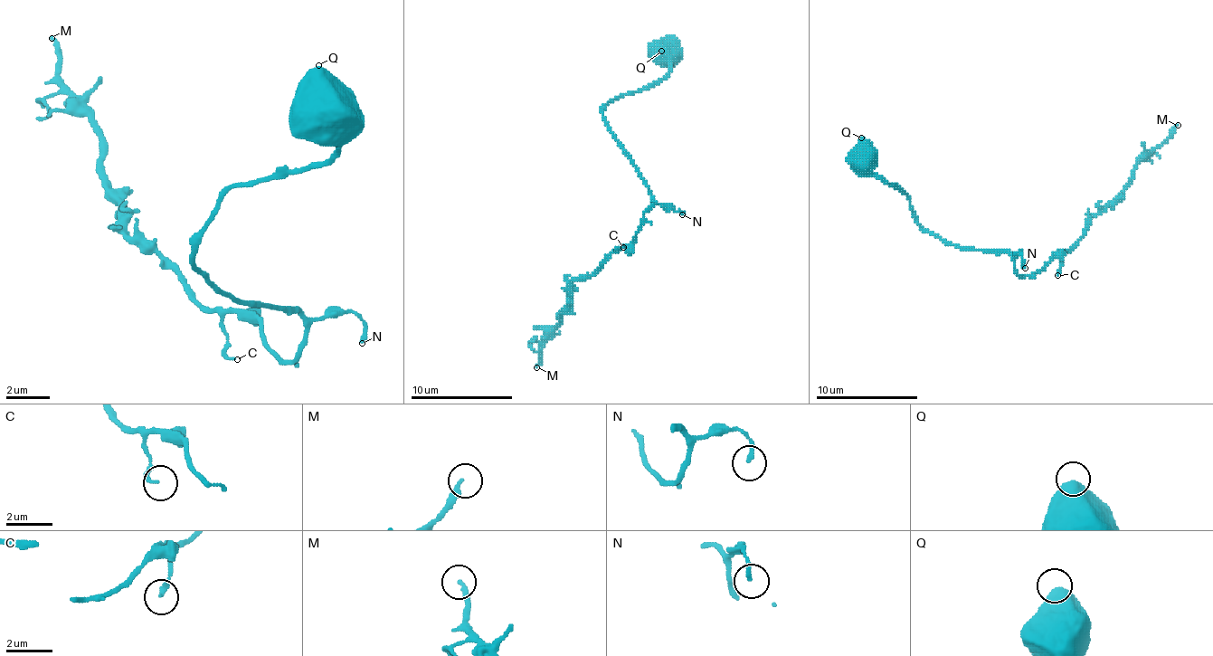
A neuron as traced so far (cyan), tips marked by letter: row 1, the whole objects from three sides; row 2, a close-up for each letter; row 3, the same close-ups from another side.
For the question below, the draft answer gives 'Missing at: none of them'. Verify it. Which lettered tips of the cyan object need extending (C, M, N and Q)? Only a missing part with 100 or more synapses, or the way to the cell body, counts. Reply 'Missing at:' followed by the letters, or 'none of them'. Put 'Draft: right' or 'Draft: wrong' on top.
Draft: wrong
Missing at: M

